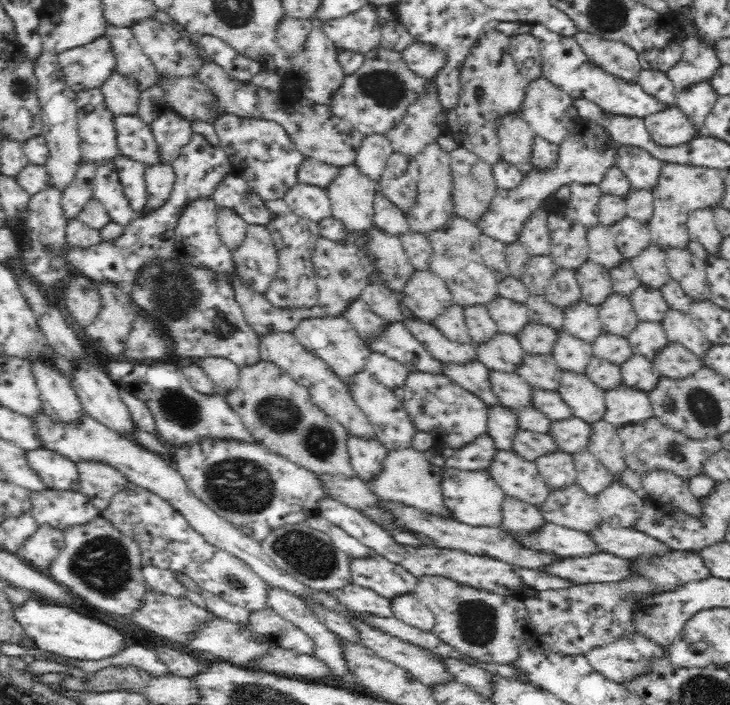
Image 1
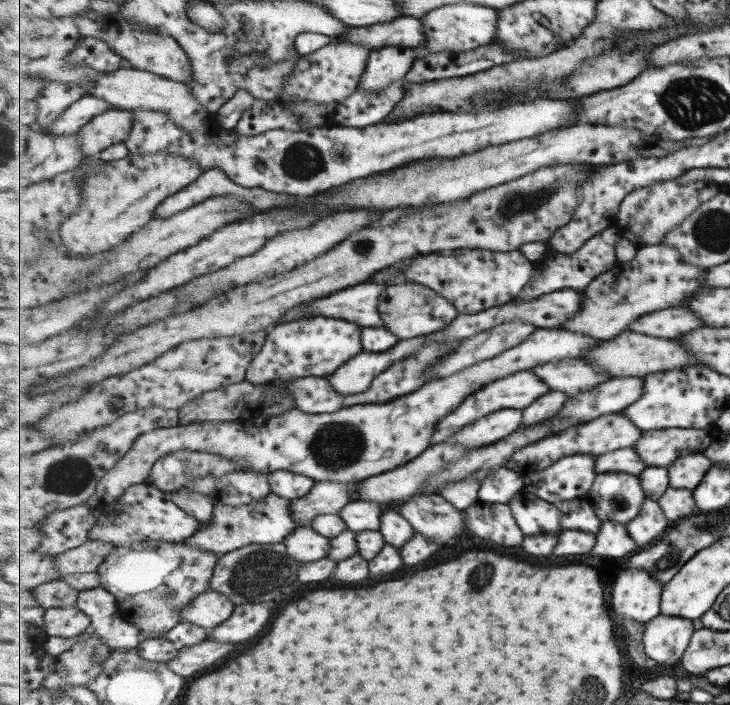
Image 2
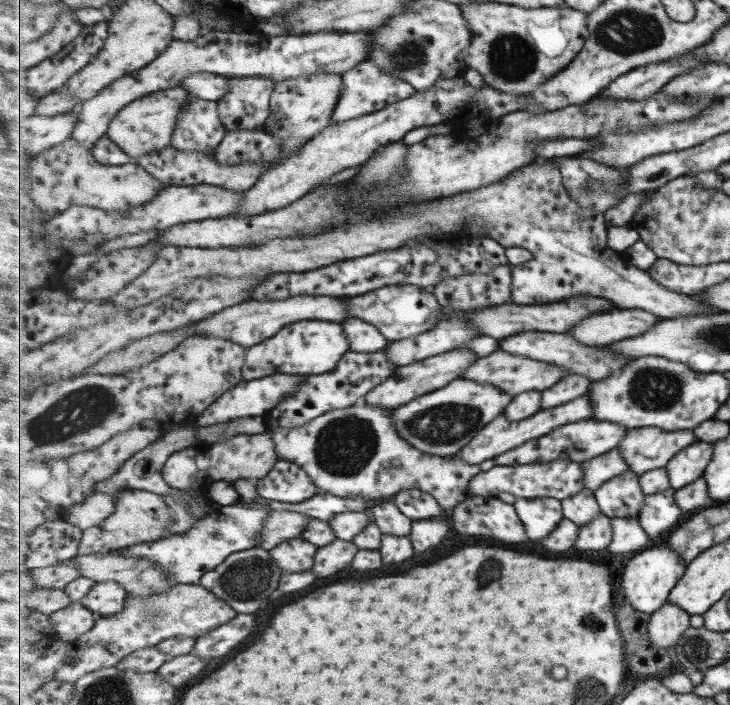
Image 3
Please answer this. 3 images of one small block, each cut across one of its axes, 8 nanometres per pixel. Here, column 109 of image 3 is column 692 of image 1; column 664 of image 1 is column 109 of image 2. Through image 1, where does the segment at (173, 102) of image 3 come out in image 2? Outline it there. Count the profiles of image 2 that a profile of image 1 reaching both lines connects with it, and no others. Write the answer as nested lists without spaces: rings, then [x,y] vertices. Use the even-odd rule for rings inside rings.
[[[128,109],[108,110],[79,131],[83,156],[94,158],[115,144],[127,144],[131,131],[133,131],[133,114]]]

